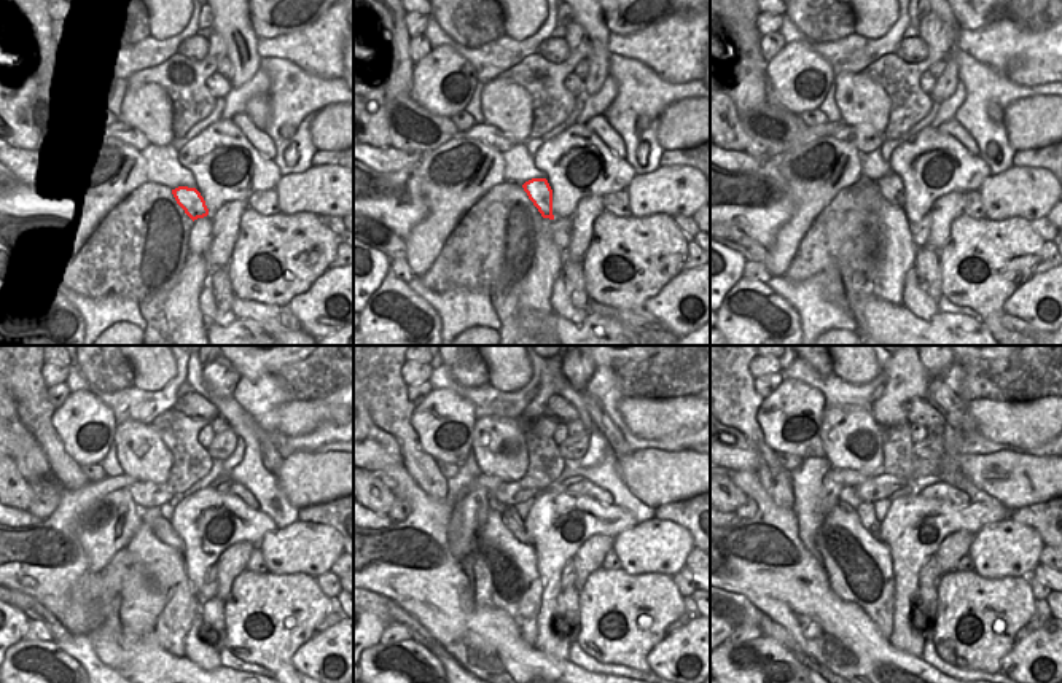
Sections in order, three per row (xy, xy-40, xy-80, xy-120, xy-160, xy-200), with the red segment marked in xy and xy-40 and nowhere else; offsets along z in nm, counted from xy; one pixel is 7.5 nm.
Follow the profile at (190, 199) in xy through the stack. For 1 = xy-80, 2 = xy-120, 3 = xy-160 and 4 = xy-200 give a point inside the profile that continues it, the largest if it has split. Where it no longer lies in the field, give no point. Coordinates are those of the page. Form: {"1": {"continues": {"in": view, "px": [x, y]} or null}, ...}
{"1": {"continues": {"in": "xy-80", "px": [892, 188]}}, "2": {"continues": {"in": "xy-120", "px": [161, 527]}}, "3": {"continues": {"in": "xy-160", "px": [515, 524]}}, "4": {"continues": {"in": "xy-200", "px": [849, 495]}}}

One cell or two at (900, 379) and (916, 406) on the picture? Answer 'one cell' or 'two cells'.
two cells

